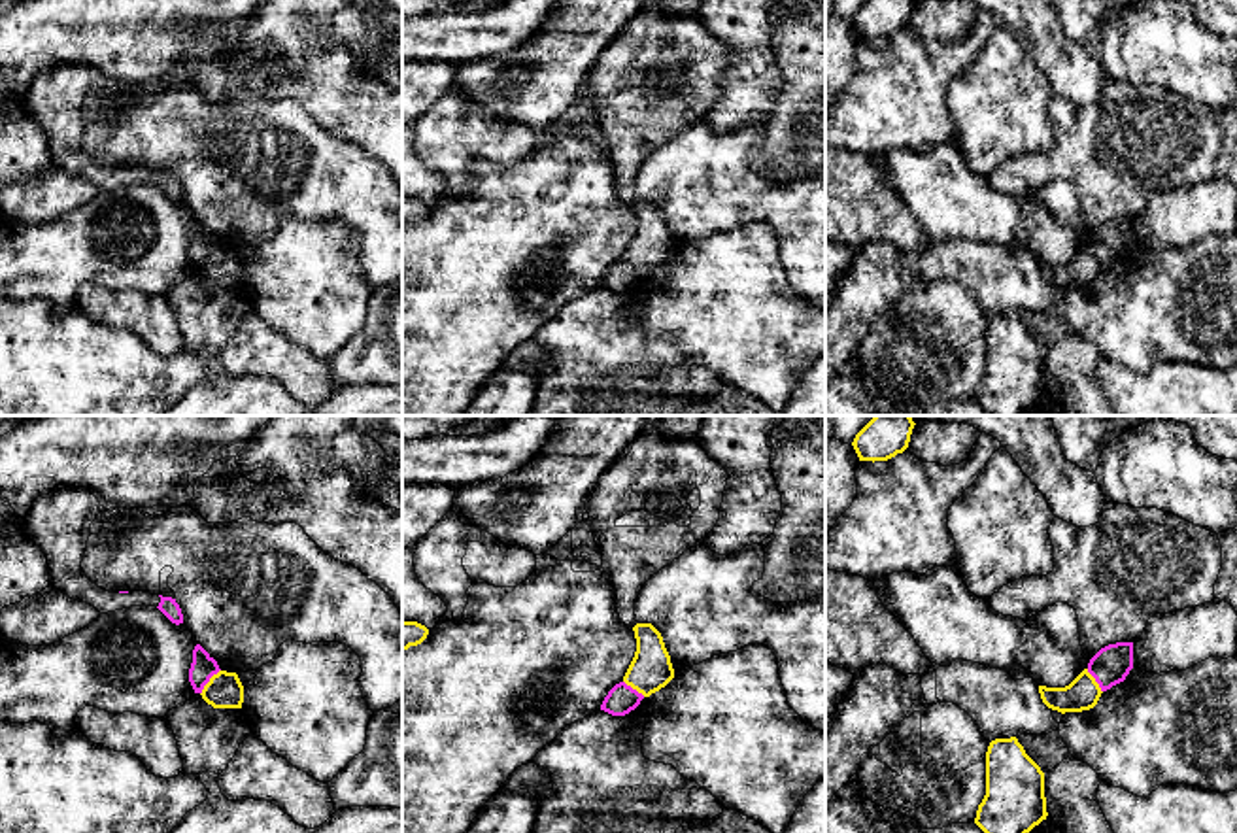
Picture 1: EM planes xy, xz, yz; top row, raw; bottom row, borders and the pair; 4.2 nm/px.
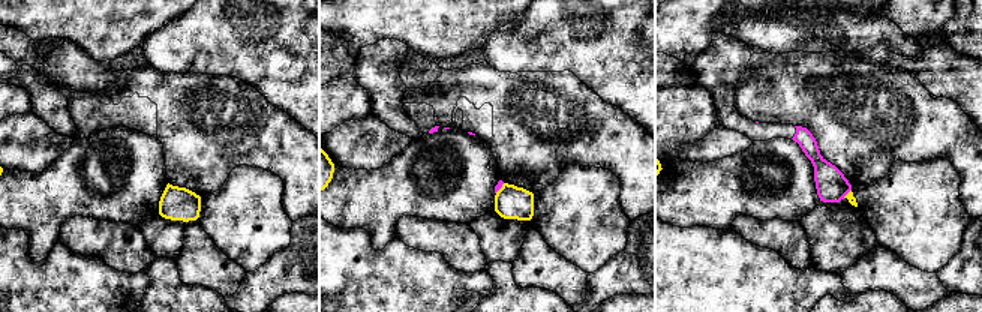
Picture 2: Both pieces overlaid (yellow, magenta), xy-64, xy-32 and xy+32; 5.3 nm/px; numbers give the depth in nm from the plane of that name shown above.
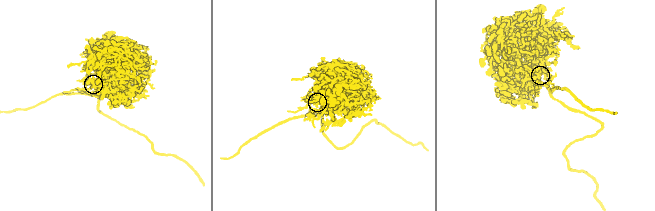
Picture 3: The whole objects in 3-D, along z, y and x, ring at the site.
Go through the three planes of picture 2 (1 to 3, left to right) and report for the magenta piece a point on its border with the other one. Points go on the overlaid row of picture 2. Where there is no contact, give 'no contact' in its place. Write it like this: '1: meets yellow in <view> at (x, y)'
1: no contact
2: meets yellow in xy-32 at (501, 188)
3: meets yellow in xy+32 at (847, 194)

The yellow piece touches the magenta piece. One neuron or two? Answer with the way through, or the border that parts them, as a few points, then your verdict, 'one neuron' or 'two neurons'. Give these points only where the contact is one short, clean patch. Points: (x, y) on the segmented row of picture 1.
along xy (220, 669), (201, 694) | two neurons

